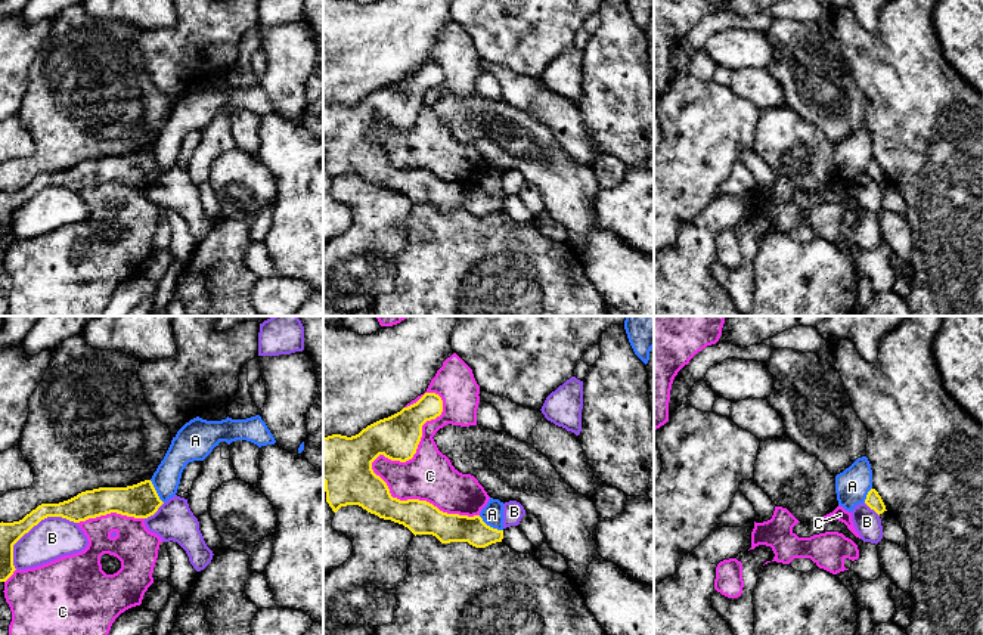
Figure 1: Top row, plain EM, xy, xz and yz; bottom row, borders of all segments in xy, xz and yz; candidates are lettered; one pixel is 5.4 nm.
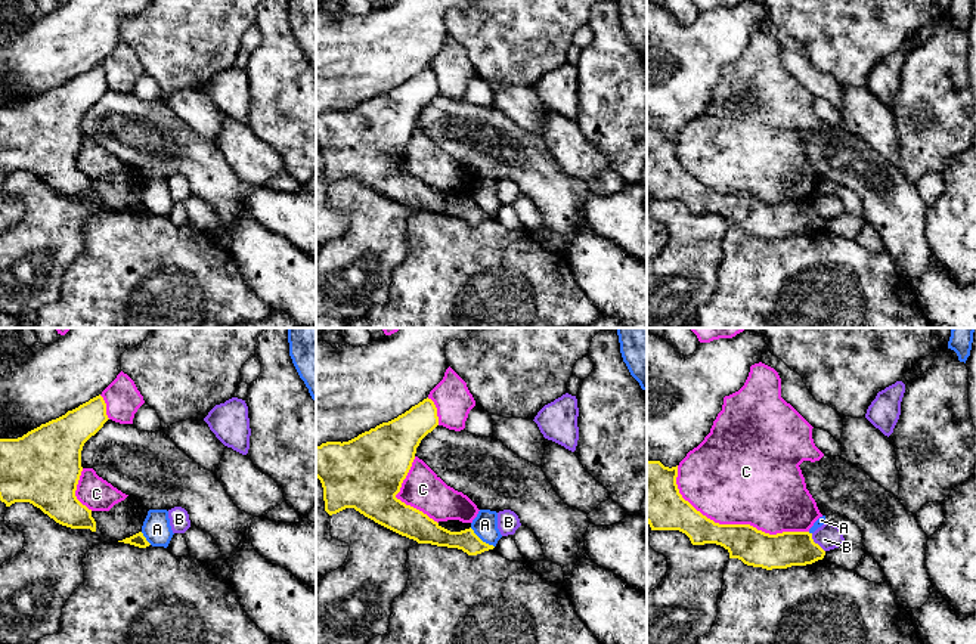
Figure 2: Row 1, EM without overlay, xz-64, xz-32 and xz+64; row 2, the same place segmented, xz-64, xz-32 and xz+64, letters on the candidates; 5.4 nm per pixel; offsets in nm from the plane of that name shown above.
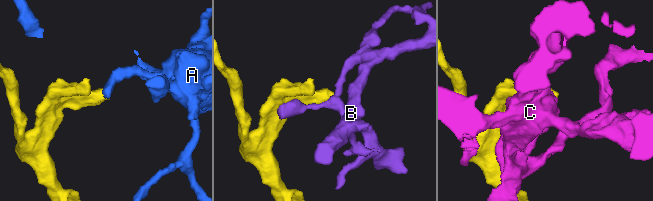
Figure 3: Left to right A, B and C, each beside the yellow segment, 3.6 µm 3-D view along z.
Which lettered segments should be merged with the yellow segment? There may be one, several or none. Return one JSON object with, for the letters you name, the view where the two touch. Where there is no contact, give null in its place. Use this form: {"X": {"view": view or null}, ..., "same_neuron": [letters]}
{"same_neuron": []}

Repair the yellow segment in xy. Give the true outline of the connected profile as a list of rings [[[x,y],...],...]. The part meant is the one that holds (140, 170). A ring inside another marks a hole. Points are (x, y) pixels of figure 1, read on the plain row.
[[[151,149],[127,157],[99,157],[86,159],[59,173],[41,173],[22,189],[0,192],[0,251],[13,241],[13,214],[34,195],[47,186],[62,186],[74,192],[86,190],[111,182],[134,188],[154,185],[164,171]]]

